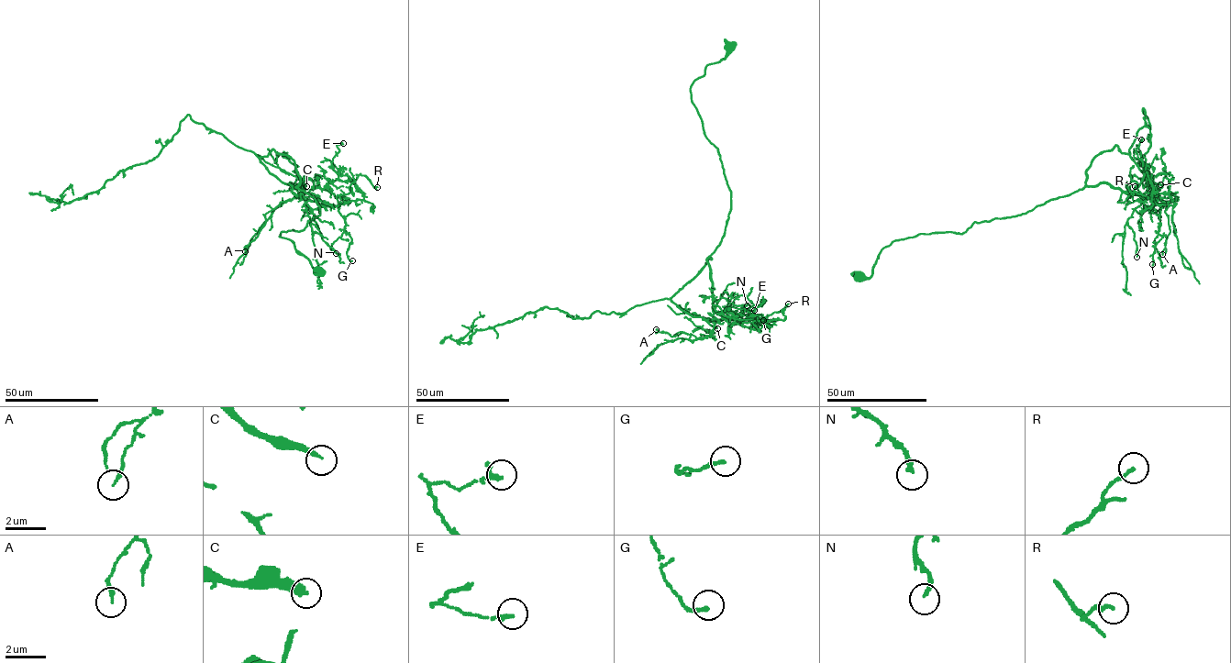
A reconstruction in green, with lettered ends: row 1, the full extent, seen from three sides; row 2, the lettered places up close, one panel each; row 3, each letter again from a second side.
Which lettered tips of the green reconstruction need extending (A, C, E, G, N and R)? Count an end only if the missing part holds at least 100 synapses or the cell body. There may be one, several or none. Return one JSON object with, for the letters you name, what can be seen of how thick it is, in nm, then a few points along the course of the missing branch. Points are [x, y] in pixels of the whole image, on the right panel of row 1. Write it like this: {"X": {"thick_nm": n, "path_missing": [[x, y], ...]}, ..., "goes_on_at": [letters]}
{"C": {"thick_nm": 240, "path_missing": [[1160, 184], [1162, 190], [1153, 193], [1145, 204], [1146, 206], [1147, 204], [1142, 201]]}, "goes_on_at": ["C"]}

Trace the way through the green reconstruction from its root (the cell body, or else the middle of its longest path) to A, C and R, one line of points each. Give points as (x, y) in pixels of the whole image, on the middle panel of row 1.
A: (731, 47), (690, 88), (731, 193), (724, 236), (707, 259), (714, 328), (698, 338), (656, 329)
C: (731, 47), (690, 88), (704, 134), (717, 149), (731, 211), (711, 259), (670, 298), (682, 310), (717, 328)
R: (731, 47), (690, 88), (731, 193), (724, 236), (707, 259), (714, 310), (726, 319), (764, 319), (788, 303)

